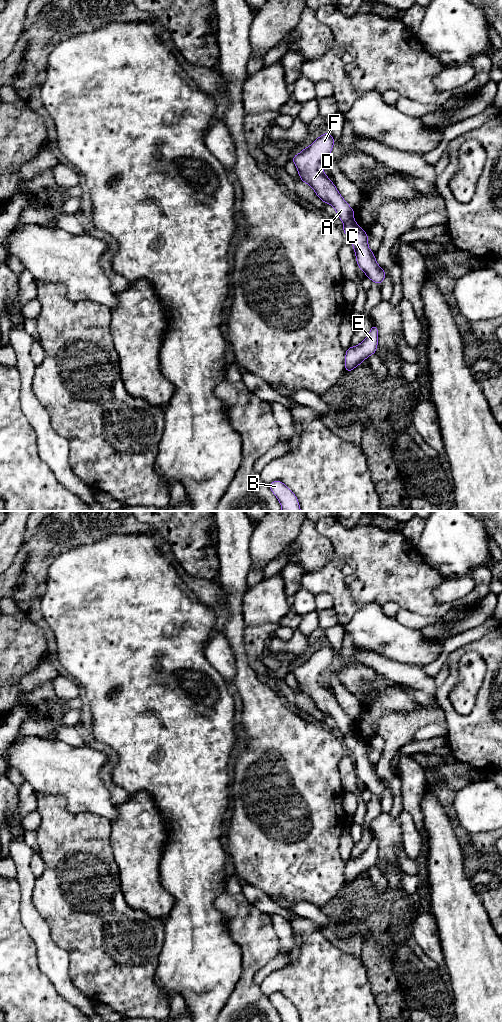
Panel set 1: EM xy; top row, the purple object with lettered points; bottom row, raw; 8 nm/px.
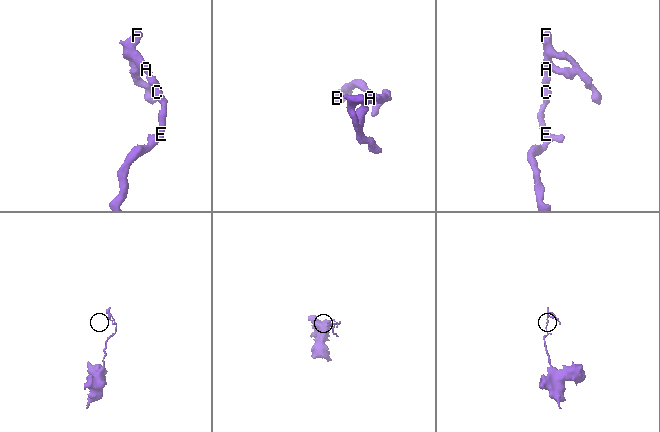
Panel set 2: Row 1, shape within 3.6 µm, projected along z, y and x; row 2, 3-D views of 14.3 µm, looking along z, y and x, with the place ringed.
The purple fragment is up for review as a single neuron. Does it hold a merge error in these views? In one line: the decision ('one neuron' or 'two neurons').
one neuron

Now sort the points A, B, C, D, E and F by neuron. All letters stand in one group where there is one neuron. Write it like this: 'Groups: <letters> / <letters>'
Groups: A B C D E F

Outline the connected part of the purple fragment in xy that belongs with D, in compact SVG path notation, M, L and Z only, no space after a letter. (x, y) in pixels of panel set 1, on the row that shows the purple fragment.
M326 131L309 147L296 154L292 161L296 165L300 180L309 184L316 195L334 207L340 220L344 223L343 231L351 240L358 267L365 275L381 285L386 277L385 271L377 264L375 254L368 246L368 235L354 221L354 210L342 198L334 183L323 171L325 162L329 159L335 139Z

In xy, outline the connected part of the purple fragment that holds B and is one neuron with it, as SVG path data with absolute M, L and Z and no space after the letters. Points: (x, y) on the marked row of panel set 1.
M275 480L269 487L278 498L282 511L301 511L297 497L283 482Z

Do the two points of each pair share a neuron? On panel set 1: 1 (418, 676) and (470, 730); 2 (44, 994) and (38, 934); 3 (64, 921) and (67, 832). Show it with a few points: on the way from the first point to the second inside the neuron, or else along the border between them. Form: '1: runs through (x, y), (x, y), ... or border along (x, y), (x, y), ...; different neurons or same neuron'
1: border along (439, 685), (438, 691), (434, 696); different neurons
2: border along (36, 949), (39, 969), (57, 990); different neurons
3: runs through (64, 899), (56, 885), (63, 854); same neuron

